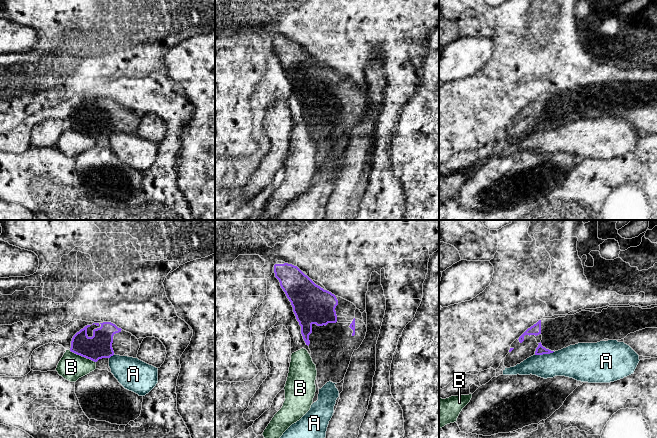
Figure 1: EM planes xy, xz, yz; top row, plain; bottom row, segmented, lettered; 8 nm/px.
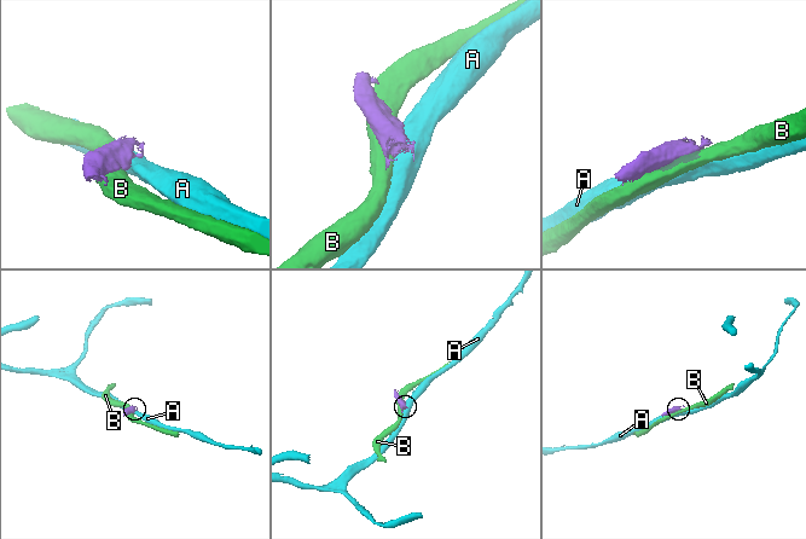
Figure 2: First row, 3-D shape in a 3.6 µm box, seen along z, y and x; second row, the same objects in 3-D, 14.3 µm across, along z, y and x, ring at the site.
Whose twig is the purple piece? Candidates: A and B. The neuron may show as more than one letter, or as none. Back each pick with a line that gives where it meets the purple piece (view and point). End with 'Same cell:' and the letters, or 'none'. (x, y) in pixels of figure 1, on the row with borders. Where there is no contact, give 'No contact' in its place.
Same cell: none

